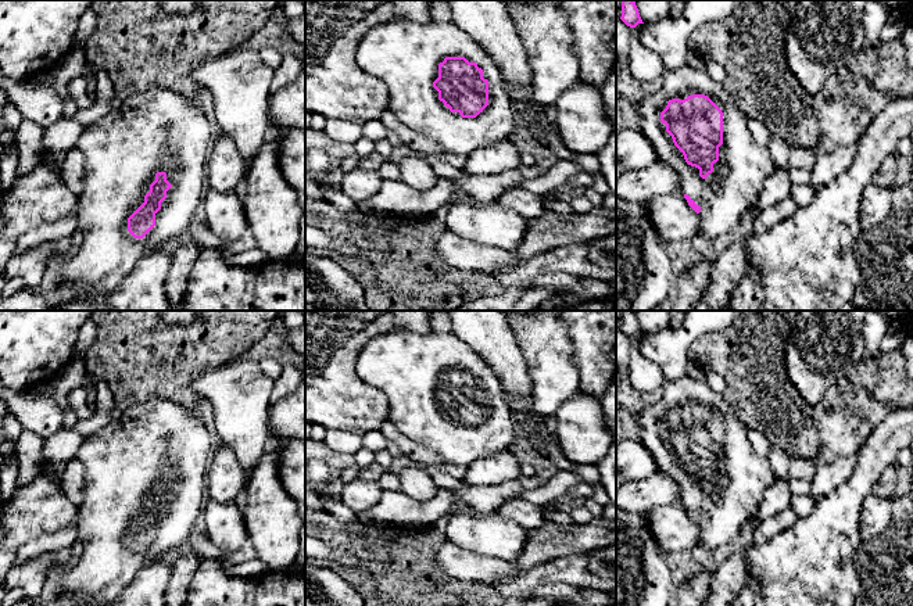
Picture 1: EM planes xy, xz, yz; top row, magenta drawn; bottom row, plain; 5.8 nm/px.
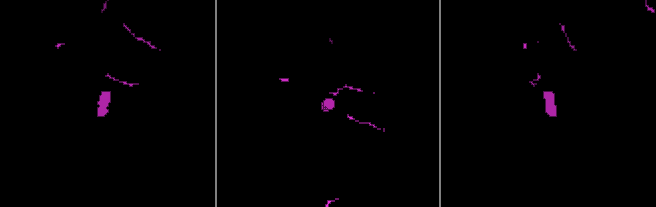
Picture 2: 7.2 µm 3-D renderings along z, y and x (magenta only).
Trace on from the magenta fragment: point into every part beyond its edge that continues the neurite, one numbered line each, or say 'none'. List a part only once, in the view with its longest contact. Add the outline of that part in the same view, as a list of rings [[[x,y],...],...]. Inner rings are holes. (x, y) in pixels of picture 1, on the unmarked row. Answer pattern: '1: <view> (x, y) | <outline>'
1: yz (731, 501) | [[[684,376],[674,381],[666,381],[662,387],[662,398],[645,409],[637,419],[640,426],[640,442],[652,453],[658,473],[666,474],[677,481],[680,488],[679,503],[687,505],[697,516],[701,517],[699,545],[709,552],[730,545],[742,531],[745,524],[751,524],[758,514],[765,491],[776,481],[776,476],[767,458],[759,456],[748,438],[748,427],[734,413],[723,394],[712,390],[705,381],[694,380]],[[691,405],[708,406],[723,423],[723,455],[719,458],[719,471],[713,474],[713,483],[706,490],[699,487],[699,480],[685,473],[683,463],[674,456],[672,447],[666,442],[666,435],[660,433],[660,423],[666,419],[667,412],[673,409],[684,410]]]

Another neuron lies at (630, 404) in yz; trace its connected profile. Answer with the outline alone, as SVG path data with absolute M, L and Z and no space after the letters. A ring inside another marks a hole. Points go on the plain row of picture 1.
M616 329L616 369L620 374L620 386L616 390L616 445L623 440L638 440L638 416L660 401L662 391L637 391L629 381L633 338Z

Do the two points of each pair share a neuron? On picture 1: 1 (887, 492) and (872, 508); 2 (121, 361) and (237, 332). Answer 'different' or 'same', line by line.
1: different
2: same

